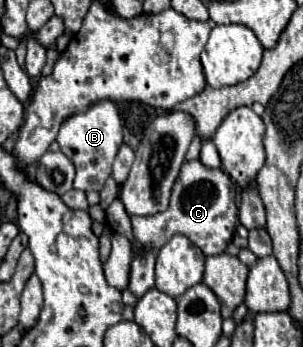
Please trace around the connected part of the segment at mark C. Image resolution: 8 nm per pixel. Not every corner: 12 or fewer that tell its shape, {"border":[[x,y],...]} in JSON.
{"border":[[184,161],[170,207],[130,217],[134,251],[186,235],[204,255],[234,237],[234,183]]}

